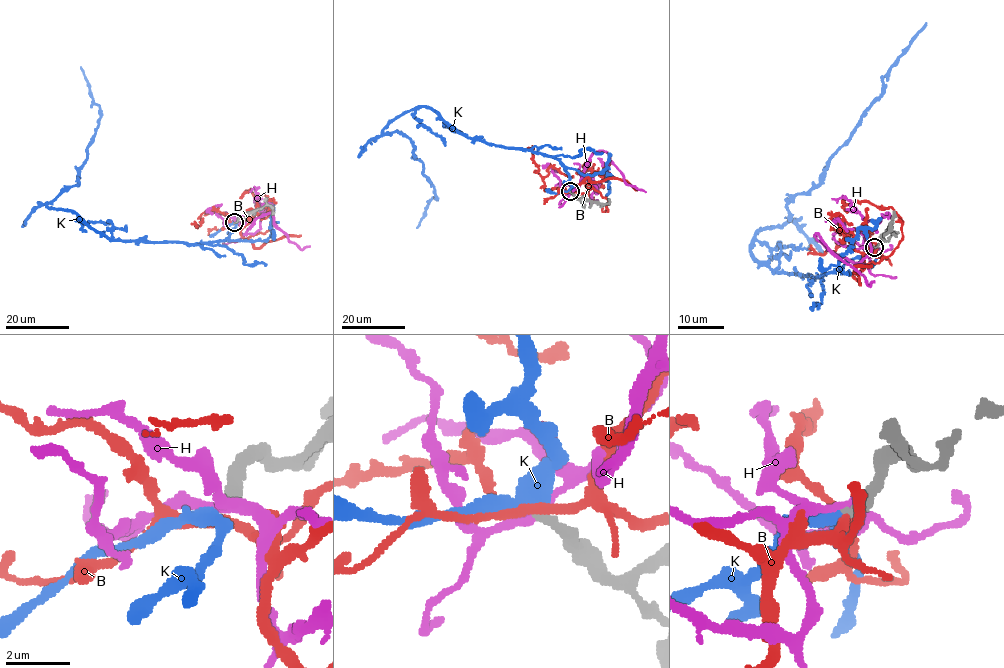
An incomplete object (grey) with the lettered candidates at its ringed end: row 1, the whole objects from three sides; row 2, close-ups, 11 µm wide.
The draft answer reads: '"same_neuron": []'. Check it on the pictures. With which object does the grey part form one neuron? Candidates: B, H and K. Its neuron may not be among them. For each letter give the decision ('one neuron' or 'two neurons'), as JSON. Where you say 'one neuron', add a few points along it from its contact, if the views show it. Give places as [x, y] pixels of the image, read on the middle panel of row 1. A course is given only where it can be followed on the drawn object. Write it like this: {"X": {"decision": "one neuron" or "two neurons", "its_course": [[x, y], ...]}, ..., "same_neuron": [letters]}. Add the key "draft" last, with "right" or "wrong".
{"B": {"decision": "two neurons"}, "H": {"decision": "two neurons"}, "K": {"decision": "one neuron", "its_course": [[570, 192], [554, 158], [468, 139], [415, 107], [383, 132], [410, 139], [436, 195], [416, 228]]}, "same_neuron": ["K"], "draft": "wrong"}

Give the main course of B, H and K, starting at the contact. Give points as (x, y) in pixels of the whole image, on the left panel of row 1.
B: (234, 223), (241, 227), (245, 238), (272, 229), (271, 211), (265, 195), (245, 192), (252, 189)
H: (234, 223), (240, 224), (241, 235), (258, 217), (270, 213), (273, 223), (290, 241), (301, 249), (309, 246)
K: (234, 223), (227, 239), (203, 243), (110, 240), (74, 213), (47, 206), (78, 183), (100, 117), (80, 67)

